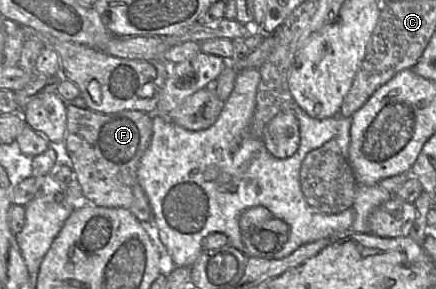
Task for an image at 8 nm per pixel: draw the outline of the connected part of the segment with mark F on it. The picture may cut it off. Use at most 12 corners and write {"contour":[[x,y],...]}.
{"contour":[[69,102],[66,151],[87,201],[153,223],[138,181],[152,116]]}

